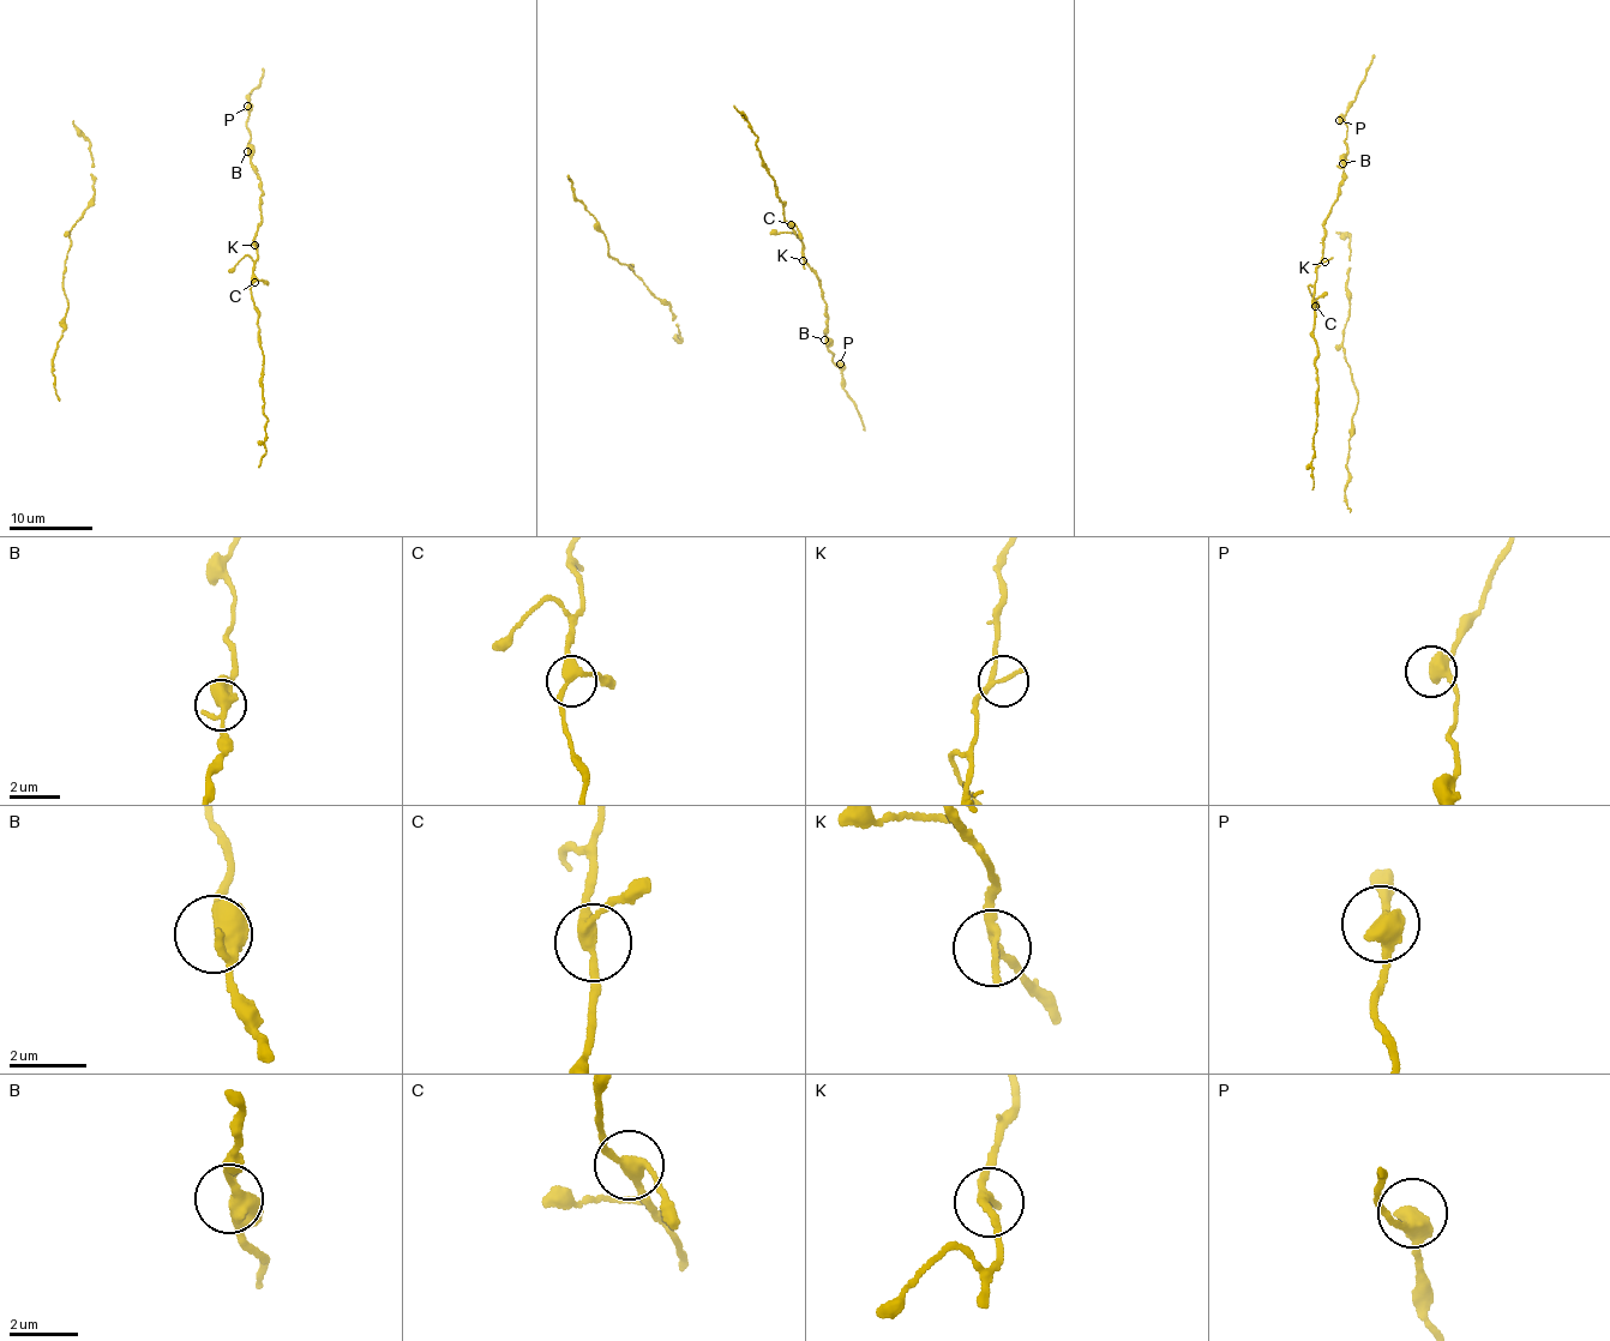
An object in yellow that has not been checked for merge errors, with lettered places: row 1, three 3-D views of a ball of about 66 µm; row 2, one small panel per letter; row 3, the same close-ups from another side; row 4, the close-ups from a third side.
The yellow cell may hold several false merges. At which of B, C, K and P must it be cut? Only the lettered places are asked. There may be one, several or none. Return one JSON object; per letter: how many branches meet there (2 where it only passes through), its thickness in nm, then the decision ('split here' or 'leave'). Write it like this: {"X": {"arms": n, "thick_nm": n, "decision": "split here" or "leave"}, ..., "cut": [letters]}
{"B": {"arms": 3, "thick_nm": 400, "decision": "leave"}, "C": {"arms": 3, "thick_nm": 280, "decision": "leave"}, "K": {"arms": 2, "thick_nm": 190, "decision": "leave"}, "P": {"arms": 2, "thick_nm": 420, "decision": "leave"}, "cut": []}

